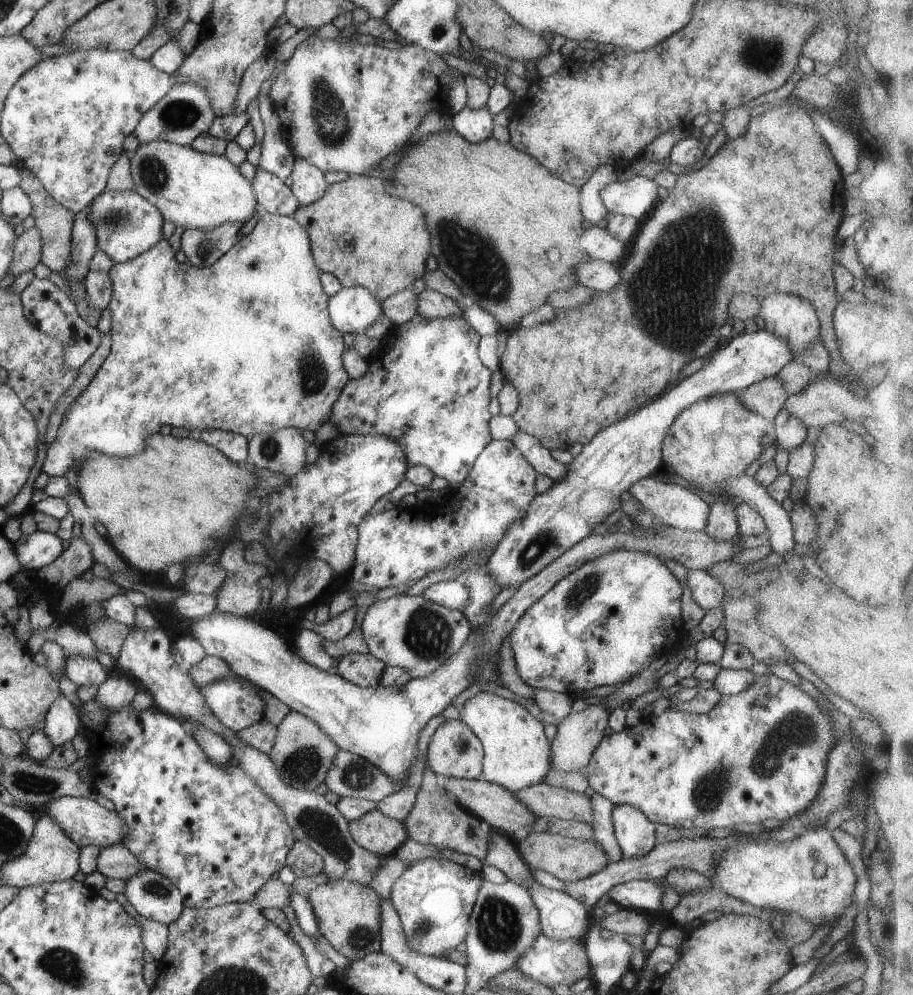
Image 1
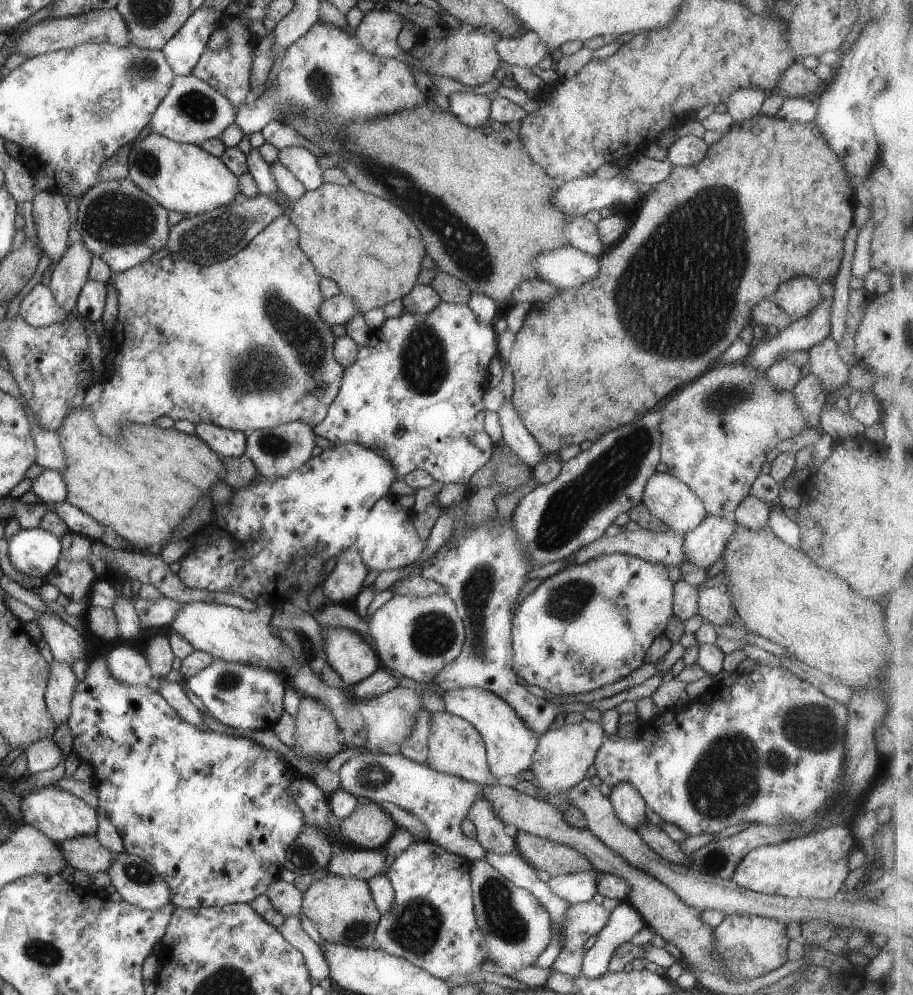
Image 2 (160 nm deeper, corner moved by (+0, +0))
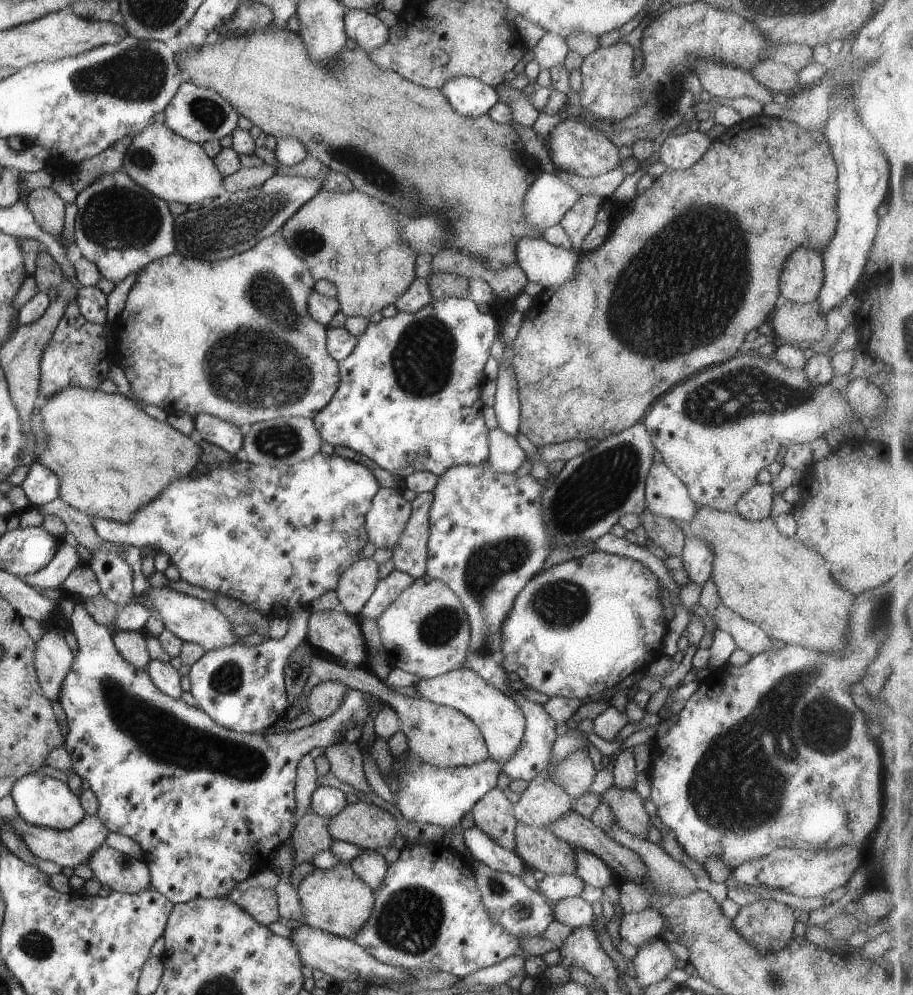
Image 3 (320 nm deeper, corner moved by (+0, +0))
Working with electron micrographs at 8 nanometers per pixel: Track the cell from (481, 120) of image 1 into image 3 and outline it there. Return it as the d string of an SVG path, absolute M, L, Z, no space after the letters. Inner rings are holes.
M466 75L448 79L439 89L457 113L470 118L487 114L500 101L495 87Z

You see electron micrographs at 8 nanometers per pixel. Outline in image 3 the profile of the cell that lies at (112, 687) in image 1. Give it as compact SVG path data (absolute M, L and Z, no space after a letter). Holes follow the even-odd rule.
M113 630L113 641L117 651L136 668L146 669L150 655L147 649L147 638L143 631Z

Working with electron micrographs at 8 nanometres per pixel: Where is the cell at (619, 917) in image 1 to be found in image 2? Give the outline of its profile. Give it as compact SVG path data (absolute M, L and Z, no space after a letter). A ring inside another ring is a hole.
M593 900L570 905L565 914L561 951L551 968L571 977L580 975L586 940L596 936L608 921L609 912Z

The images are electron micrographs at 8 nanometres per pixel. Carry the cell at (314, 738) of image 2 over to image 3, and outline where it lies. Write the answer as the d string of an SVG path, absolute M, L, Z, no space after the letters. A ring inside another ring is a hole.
M335 680L314 686L307 698L307 712L319 720L329 717L341 704L349 688Z

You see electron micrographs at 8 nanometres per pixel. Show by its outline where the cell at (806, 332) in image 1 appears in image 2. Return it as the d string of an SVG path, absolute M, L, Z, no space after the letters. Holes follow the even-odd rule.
M808 275L789 278L778 286L772 299L794 322L819 305L822 298L820 285Z

